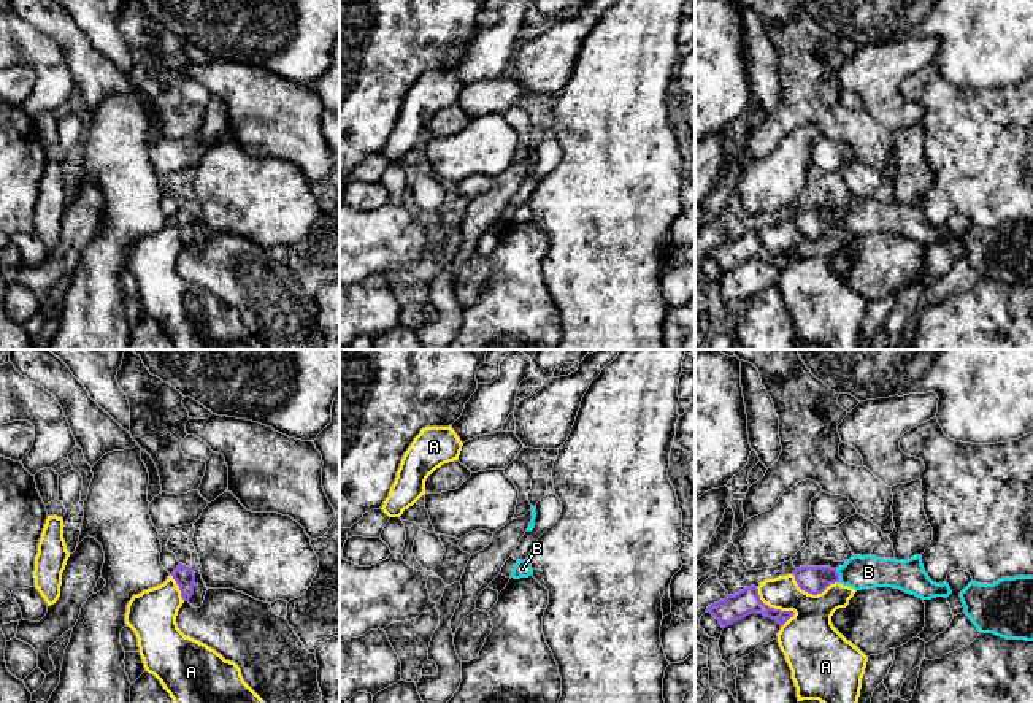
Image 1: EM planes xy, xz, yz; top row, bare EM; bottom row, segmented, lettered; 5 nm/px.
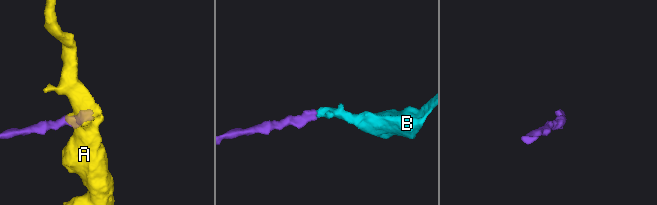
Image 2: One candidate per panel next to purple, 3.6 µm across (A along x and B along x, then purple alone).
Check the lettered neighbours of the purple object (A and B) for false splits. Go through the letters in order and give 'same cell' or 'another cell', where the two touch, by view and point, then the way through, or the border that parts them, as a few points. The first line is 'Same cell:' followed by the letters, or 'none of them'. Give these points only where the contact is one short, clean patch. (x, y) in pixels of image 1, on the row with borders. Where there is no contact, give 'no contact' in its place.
Same cell: B
A: another cell; contact yz (773, 608); border yz (756, 587), (765, 603), (791, 610), (794, 616)
B: same cell; contact yz (838, 575); way yz (814, 580), (825, 575), (838, 575), (868, 572)

